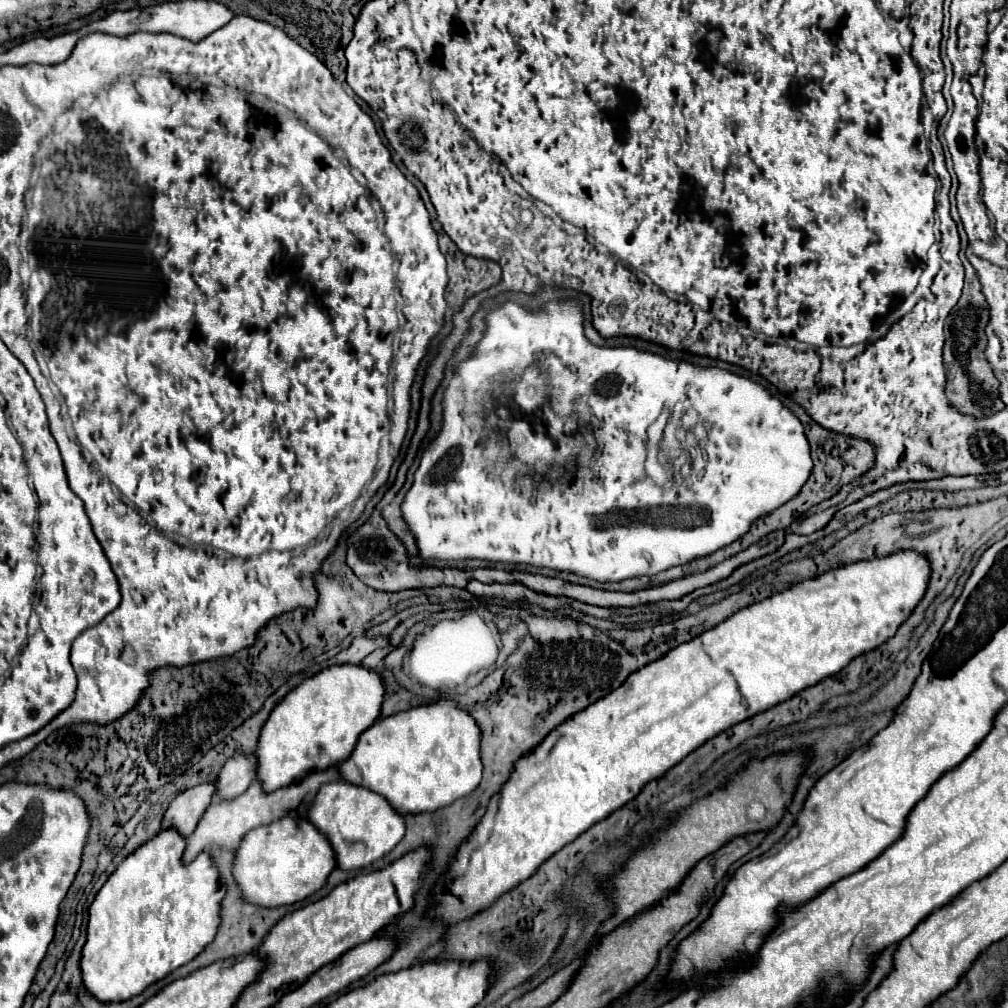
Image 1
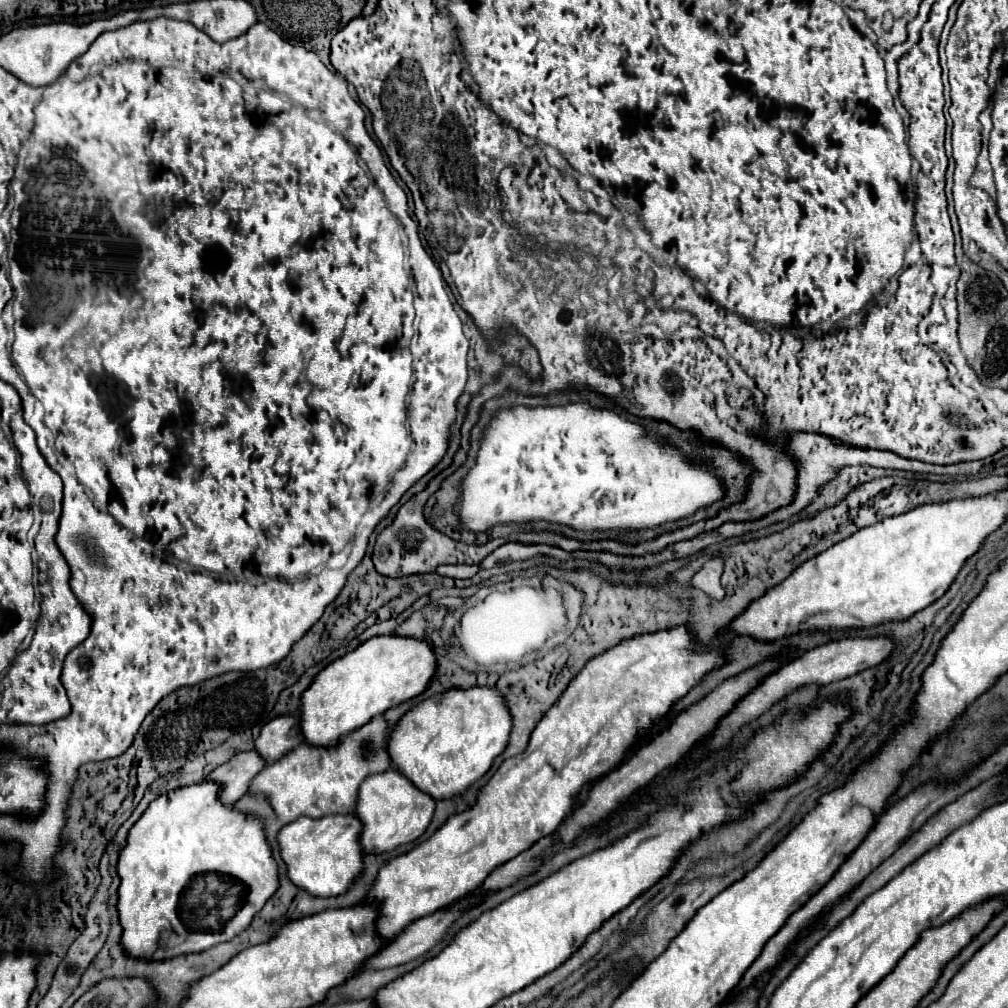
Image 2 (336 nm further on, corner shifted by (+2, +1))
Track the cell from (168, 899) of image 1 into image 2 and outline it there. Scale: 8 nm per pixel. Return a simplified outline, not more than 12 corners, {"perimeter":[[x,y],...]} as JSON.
{"perimeter":[[214,780],[158,796],[118,860],[122,946],[202,952],[278,890]]}

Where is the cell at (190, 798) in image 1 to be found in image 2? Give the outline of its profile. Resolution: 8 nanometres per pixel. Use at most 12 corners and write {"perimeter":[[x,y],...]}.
{"perimeter":[[258,750],[232,756],[208,778],[232,806],[248,792],[266,760]]}

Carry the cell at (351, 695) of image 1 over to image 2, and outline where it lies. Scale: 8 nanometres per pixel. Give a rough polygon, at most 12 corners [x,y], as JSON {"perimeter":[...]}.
{"perimeter":[[374,636],[302,694],[306,744],[420,696],[426,640]]}

